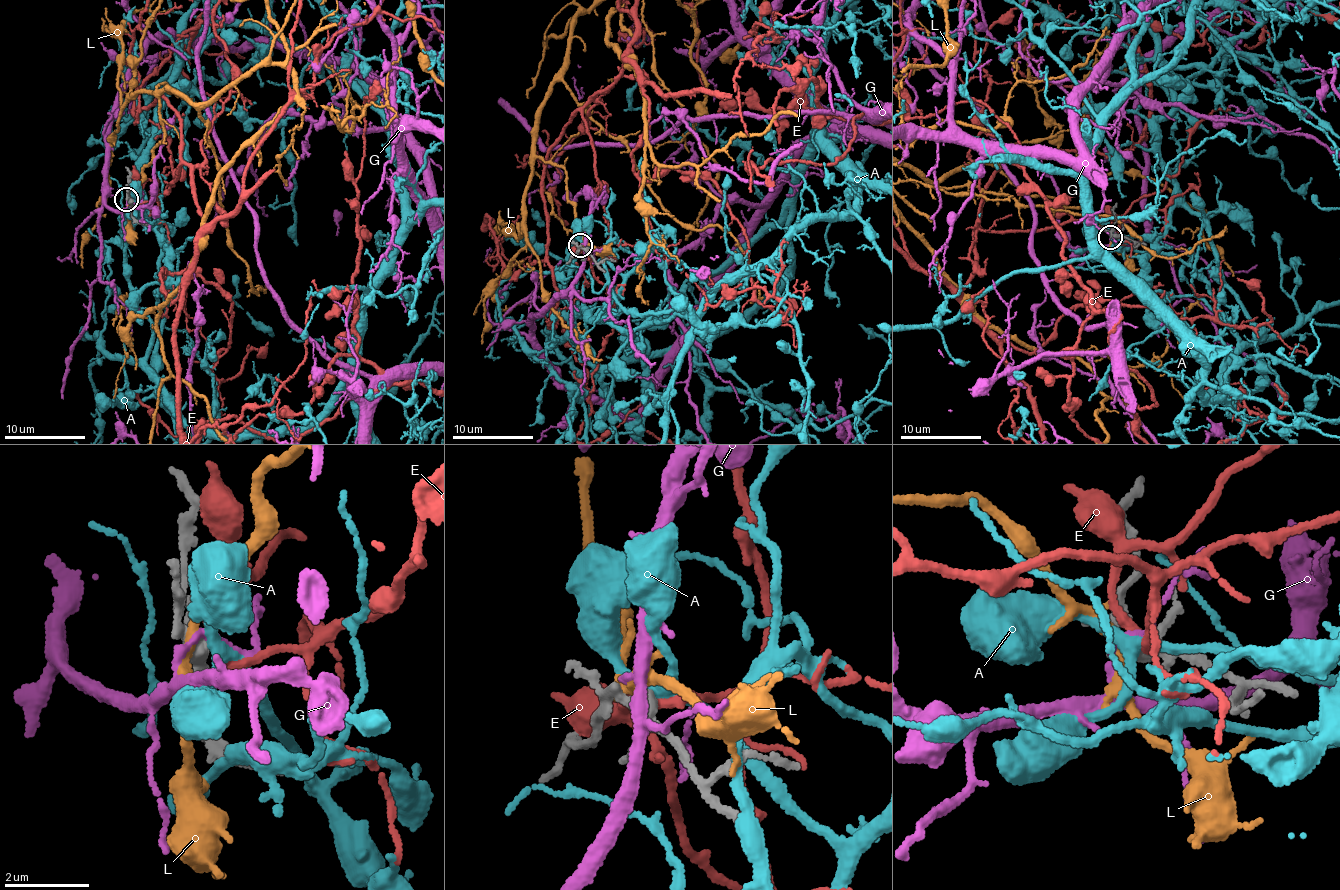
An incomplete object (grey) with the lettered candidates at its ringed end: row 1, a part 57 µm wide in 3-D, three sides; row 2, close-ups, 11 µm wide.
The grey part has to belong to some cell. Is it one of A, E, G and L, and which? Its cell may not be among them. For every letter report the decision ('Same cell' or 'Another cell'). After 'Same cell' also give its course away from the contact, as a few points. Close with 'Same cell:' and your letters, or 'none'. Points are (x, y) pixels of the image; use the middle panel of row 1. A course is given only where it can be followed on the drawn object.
A: Another cell
E: Another cell
G: Another cell
L: Another cell
Same cell: none

